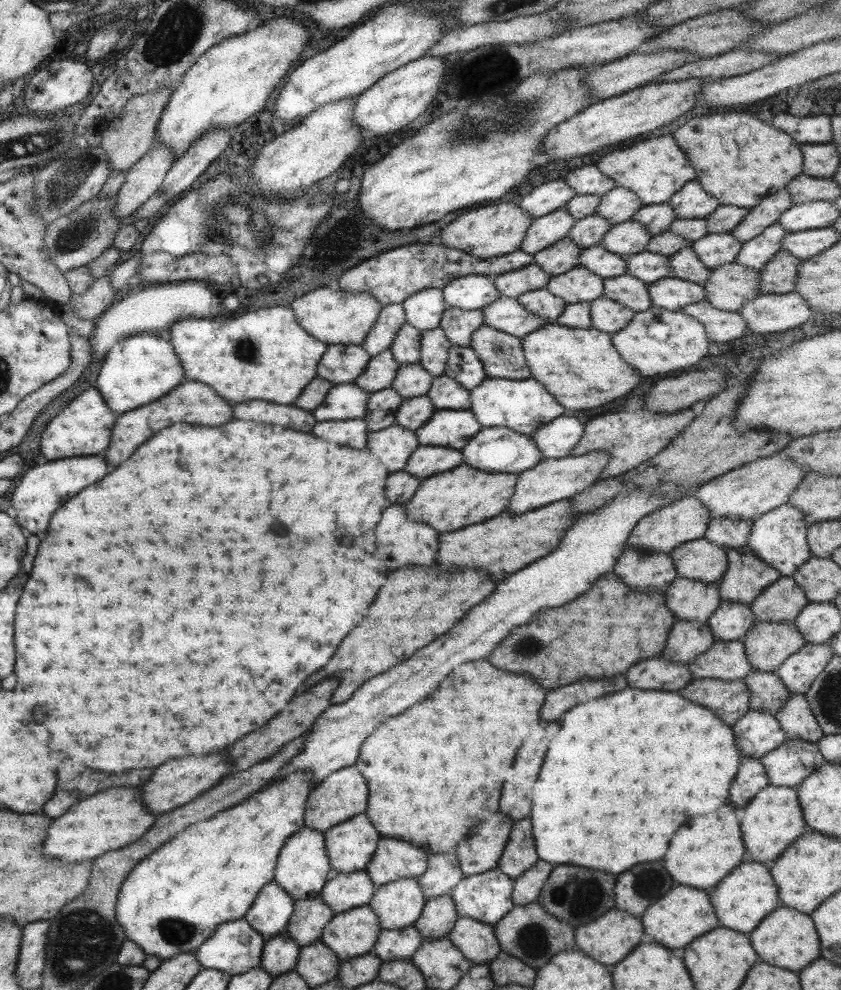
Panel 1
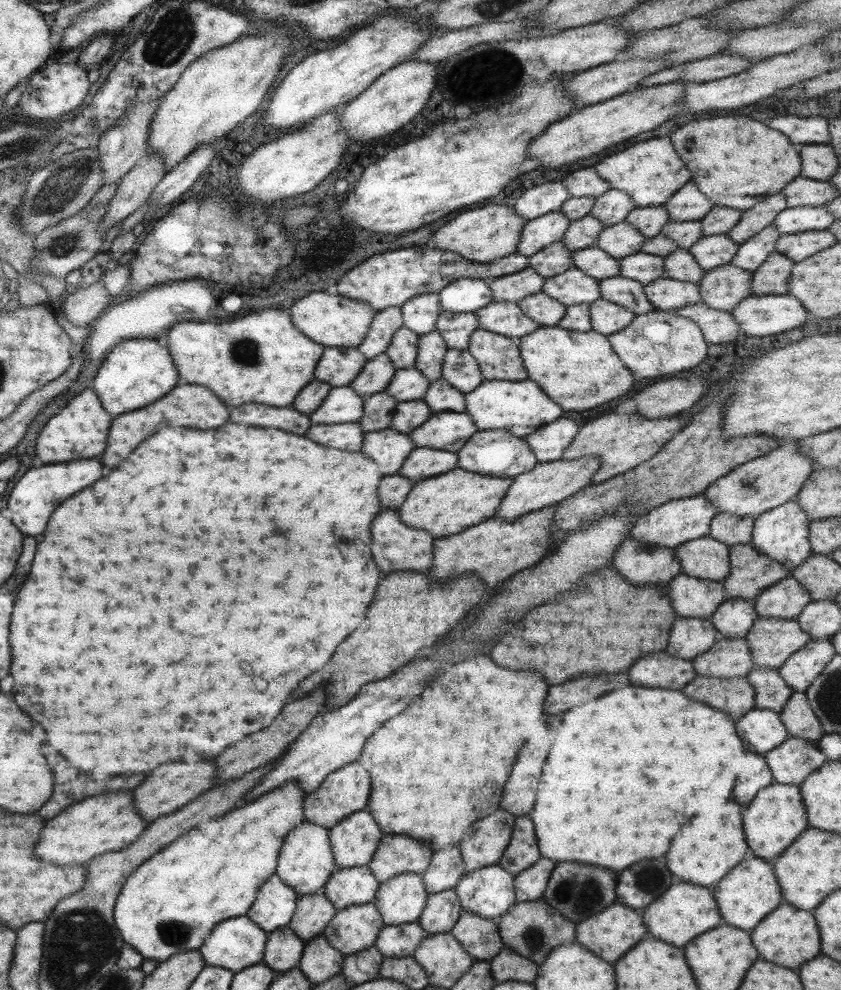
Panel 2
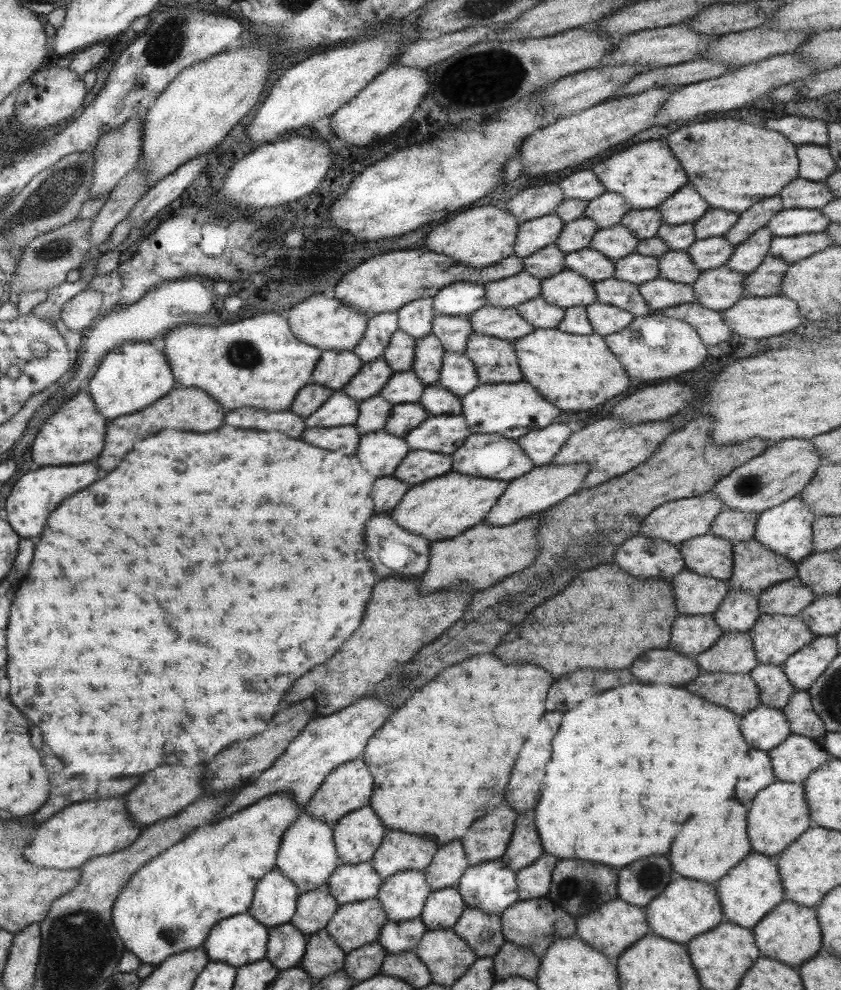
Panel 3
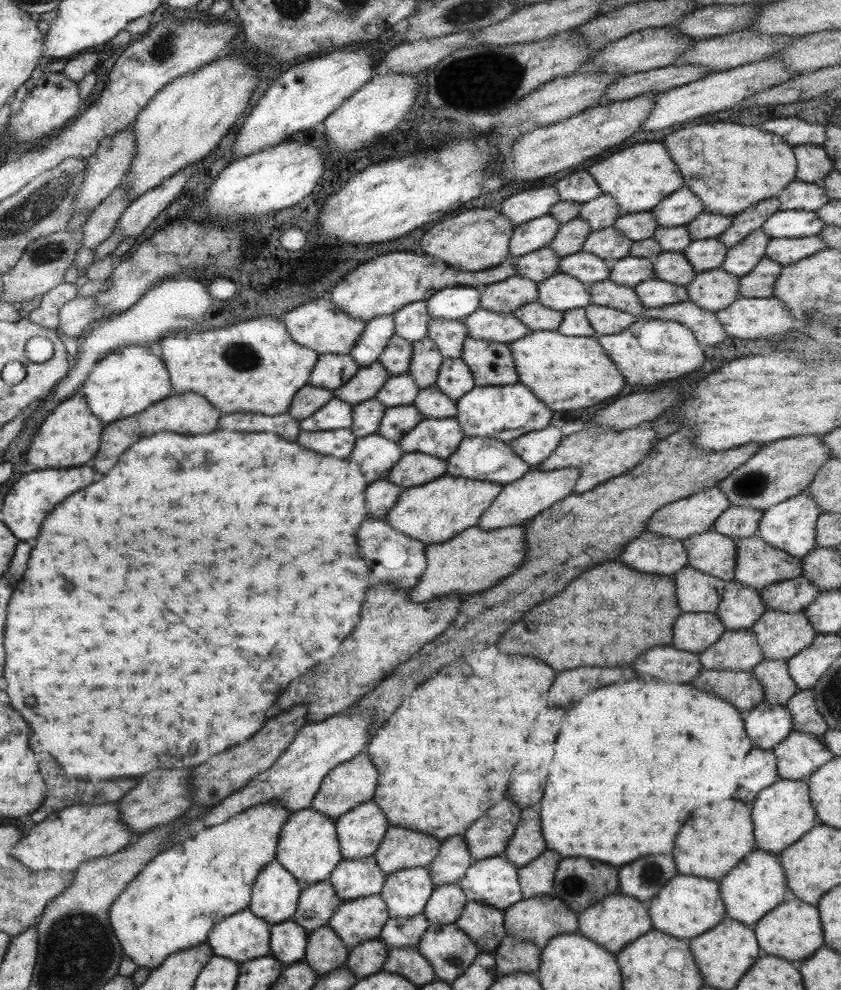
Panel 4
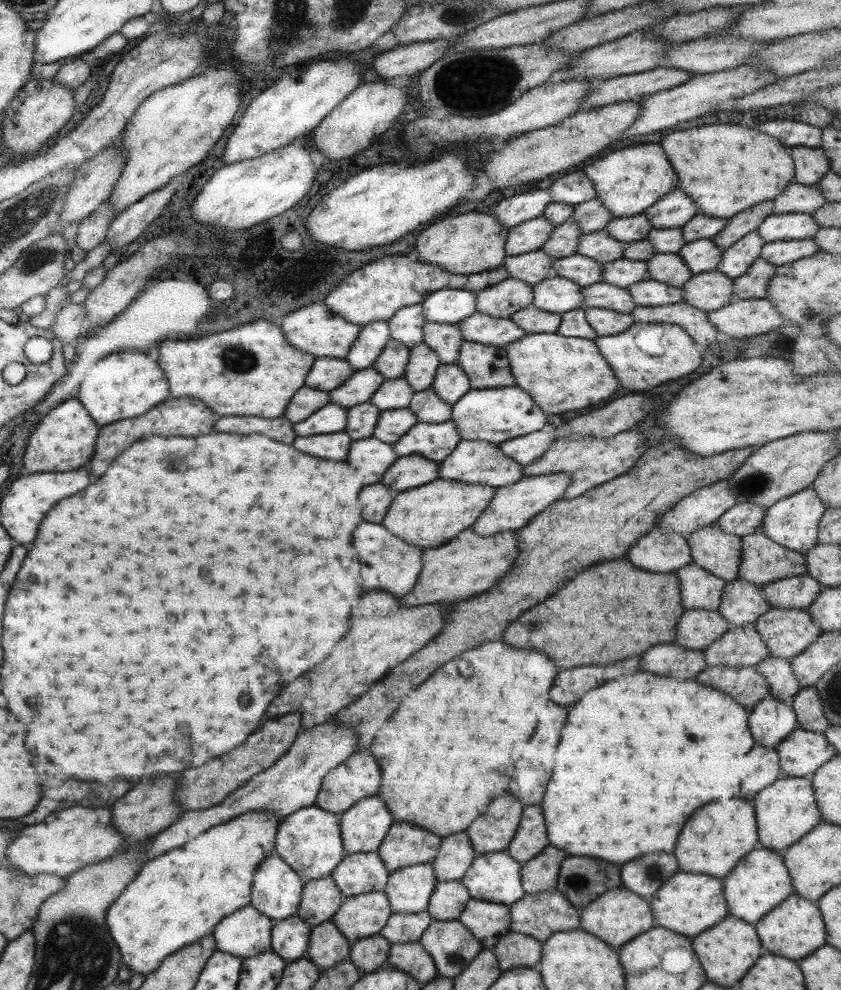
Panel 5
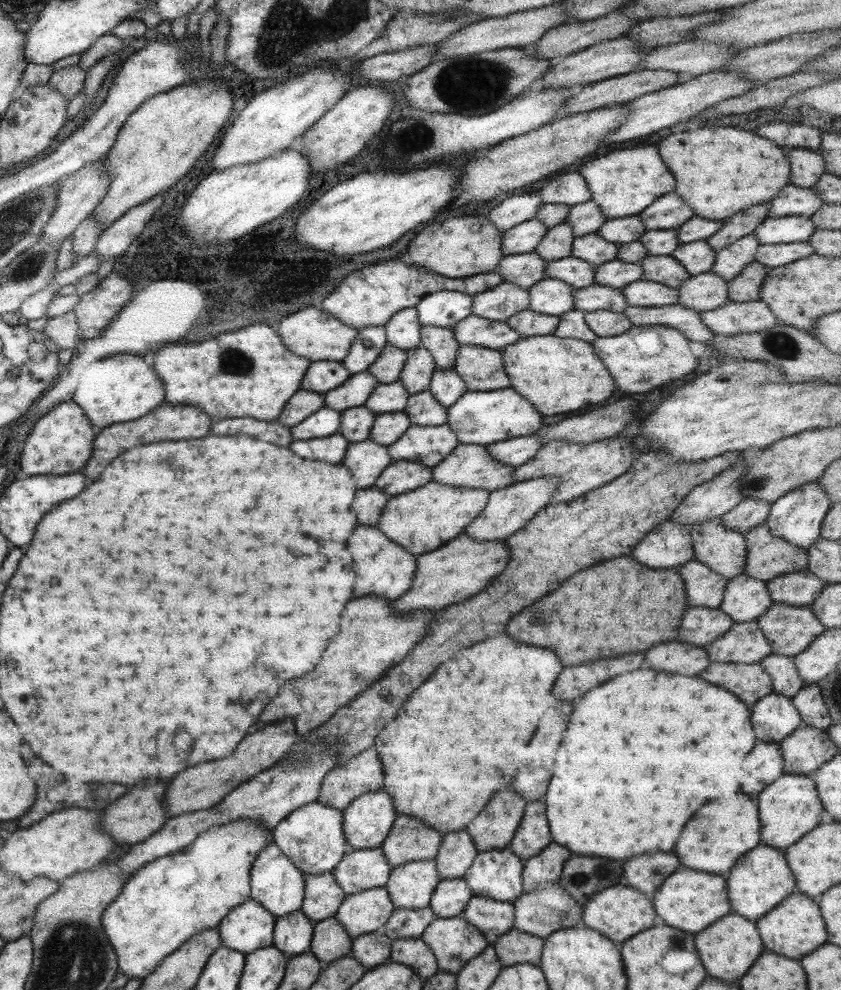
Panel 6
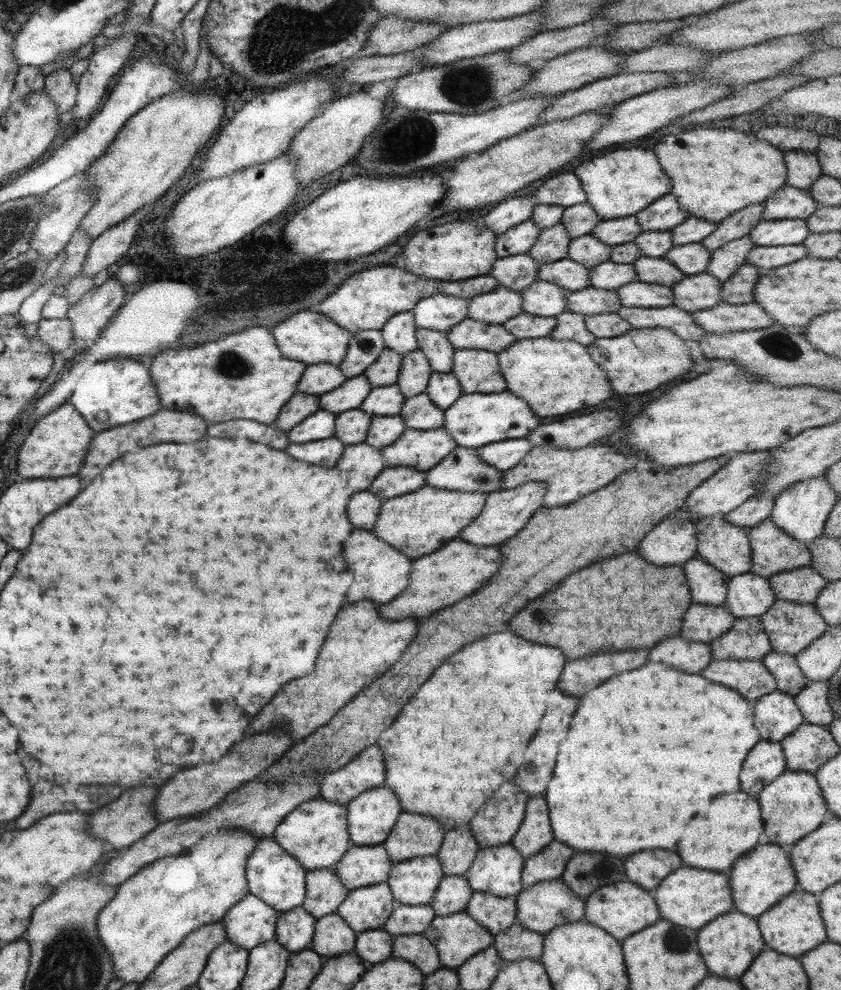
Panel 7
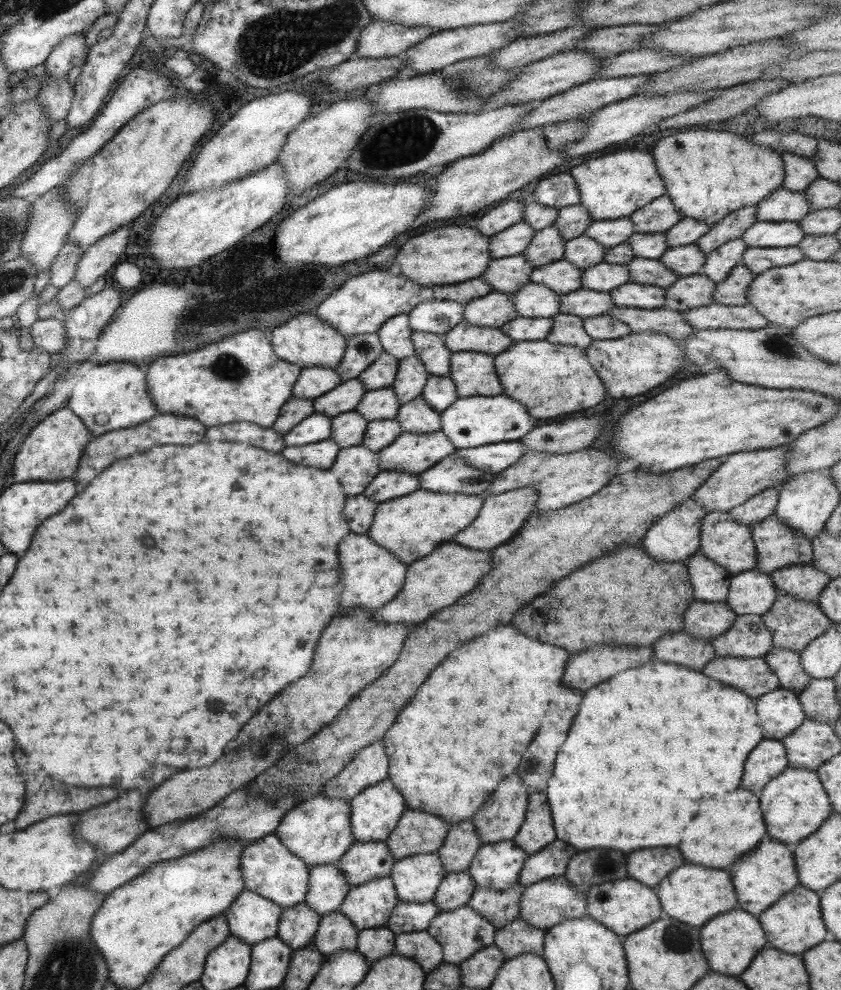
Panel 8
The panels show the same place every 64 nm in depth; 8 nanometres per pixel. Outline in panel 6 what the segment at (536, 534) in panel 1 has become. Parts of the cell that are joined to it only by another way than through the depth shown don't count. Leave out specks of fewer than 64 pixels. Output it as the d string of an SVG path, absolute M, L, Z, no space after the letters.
M461 532L455 538L432 552L415 557L415 574L409 591L404 592L399 602L391 602L391 612L407 614L413 610L439 611L447 604L455 604L483 591L503 572L509 561L506 539L476 541Z

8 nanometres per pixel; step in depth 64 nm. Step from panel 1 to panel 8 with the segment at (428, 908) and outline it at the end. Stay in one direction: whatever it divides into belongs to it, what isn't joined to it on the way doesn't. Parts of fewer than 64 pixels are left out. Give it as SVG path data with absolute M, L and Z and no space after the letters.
M466 871L448 873L439 881L431 901L438 912L449 912L465 905L475 887Z

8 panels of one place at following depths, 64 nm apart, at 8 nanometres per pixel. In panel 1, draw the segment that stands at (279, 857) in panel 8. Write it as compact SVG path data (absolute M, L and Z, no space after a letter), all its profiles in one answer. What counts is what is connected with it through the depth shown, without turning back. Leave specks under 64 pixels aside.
M273 881L260 888L251 906L242 918L263 938L279 934L293 912L293 899Z

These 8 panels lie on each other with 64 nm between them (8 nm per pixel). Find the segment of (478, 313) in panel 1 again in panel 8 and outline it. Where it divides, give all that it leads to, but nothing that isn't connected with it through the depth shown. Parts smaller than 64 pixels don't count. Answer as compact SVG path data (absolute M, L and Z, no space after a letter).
M412 331L411 340L428 376L448 376L450 372L450 350L444 345L443 337L428 332Z

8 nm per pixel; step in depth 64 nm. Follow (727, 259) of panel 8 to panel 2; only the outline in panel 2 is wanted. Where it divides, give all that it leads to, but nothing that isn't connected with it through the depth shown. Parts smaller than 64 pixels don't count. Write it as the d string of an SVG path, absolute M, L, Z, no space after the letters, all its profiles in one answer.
M771 225L763 228L753 237L743 241L743 244L738 245L730 265L749 272L757 270L774 251L779 236L779 232L776 232Z

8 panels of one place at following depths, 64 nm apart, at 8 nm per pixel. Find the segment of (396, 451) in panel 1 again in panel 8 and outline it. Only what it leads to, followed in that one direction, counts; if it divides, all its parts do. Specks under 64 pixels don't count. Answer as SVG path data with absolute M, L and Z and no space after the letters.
M363 445L340 449L331 465L331 472L349 497L361 493L379 471L376 453Z

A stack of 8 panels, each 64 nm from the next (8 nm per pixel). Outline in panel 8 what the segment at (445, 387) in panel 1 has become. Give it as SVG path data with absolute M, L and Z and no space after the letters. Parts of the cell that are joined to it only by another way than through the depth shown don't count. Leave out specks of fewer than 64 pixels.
M421 395L400 405L395 420L407 432L430 433L440 430L440 412L435 412Z

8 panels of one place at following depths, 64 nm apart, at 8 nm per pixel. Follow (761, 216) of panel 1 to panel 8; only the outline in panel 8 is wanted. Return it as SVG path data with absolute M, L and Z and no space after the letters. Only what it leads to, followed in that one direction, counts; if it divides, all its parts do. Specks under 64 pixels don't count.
M756 206L738 208L710 226L709 231L696 240L695 246L706 255L727 241L740 239L743 233L755 224L756 212Z

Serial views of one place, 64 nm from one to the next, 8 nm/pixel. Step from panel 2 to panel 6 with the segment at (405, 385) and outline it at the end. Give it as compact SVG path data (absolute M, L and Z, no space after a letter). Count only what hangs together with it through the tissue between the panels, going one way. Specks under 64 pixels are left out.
M399 380L392 383L378 383L363 405L376 414L399 412L404 410L409 397Z

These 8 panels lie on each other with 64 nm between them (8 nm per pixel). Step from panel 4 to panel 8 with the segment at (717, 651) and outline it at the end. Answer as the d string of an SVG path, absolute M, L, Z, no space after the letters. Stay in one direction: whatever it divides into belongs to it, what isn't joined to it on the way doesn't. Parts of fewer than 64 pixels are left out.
M742 615L736 616L732 624L721 636L710 639L715 657L739 657L739 658L759 658L769 652L772 647L771 633L765 628L761 616Z

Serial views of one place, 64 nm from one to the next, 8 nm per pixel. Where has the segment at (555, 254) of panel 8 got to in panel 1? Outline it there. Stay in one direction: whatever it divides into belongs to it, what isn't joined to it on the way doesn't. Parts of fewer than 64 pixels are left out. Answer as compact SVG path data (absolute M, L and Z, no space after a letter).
M593 212L576 220L566 237L582 249L599 244L604 234L611 229L611 224Z

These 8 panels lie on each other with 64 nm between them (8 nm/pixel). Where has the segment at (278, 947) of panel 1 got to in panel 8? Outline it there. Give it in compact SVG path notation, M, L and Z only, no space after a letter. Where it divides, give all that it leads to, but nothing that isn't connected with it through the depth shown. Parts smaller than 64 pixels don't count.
M304 902L282 908L276 937L291 950L312 944L320 916L315 914Z

